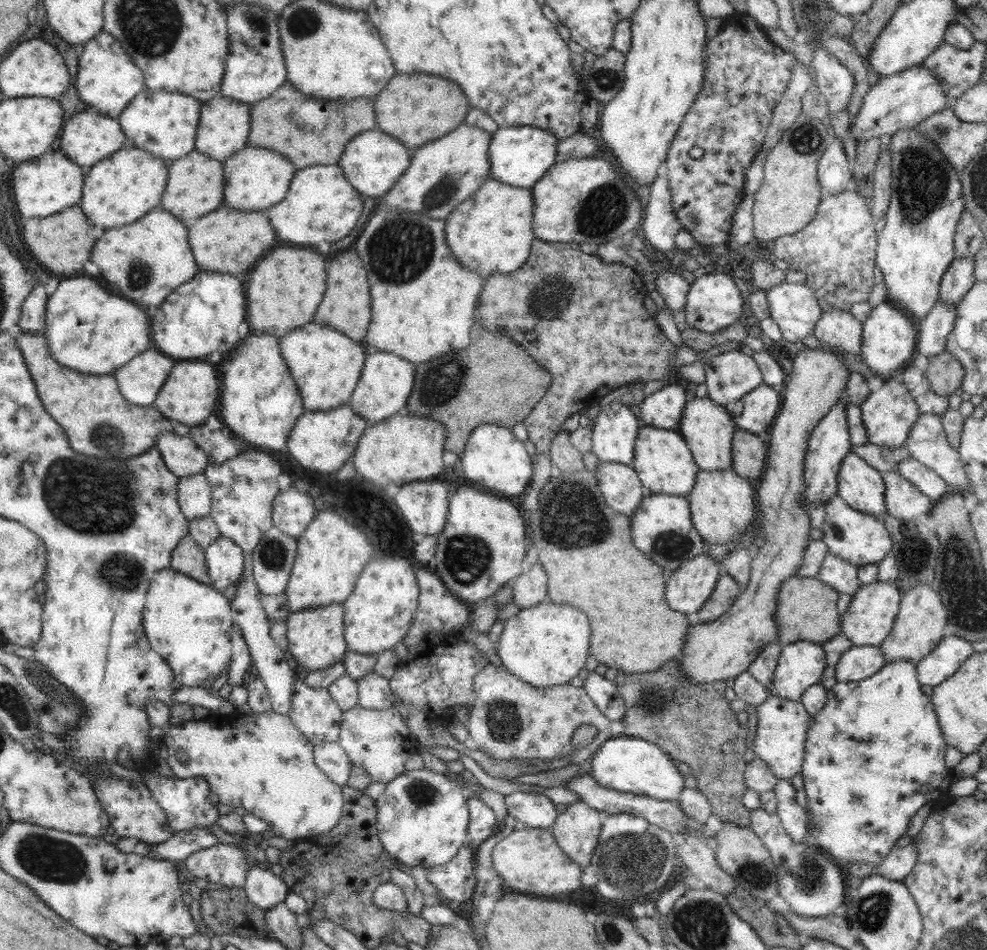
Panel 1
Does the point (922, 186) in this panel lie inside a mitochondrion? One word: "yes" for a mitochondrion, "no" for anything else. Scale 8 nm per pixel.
yes

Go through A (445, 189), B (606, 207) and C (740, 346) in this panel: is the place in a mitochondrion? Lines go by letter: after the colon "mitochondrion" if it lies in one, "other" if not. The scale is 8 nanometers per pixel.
A: mitochondrion
B: mitochondrion
C: other

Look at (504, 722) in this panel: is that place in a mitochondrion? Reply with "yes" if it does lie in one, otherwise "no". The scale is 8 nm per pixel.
yes

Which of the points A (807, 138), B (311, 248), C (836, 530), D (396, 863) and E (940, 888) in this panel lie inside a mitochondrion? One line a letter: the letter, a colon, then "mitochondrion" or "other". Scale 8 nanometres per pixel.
A: mitochondrion
B: other
C: mitochondrion
D: other
E: other

